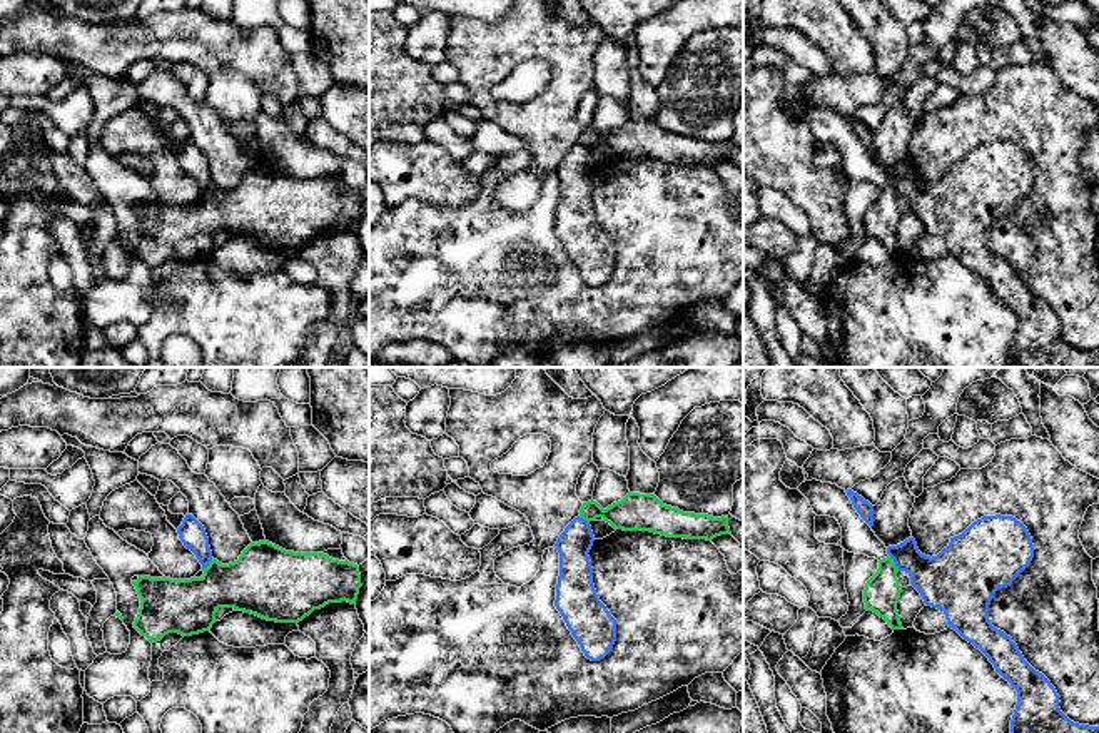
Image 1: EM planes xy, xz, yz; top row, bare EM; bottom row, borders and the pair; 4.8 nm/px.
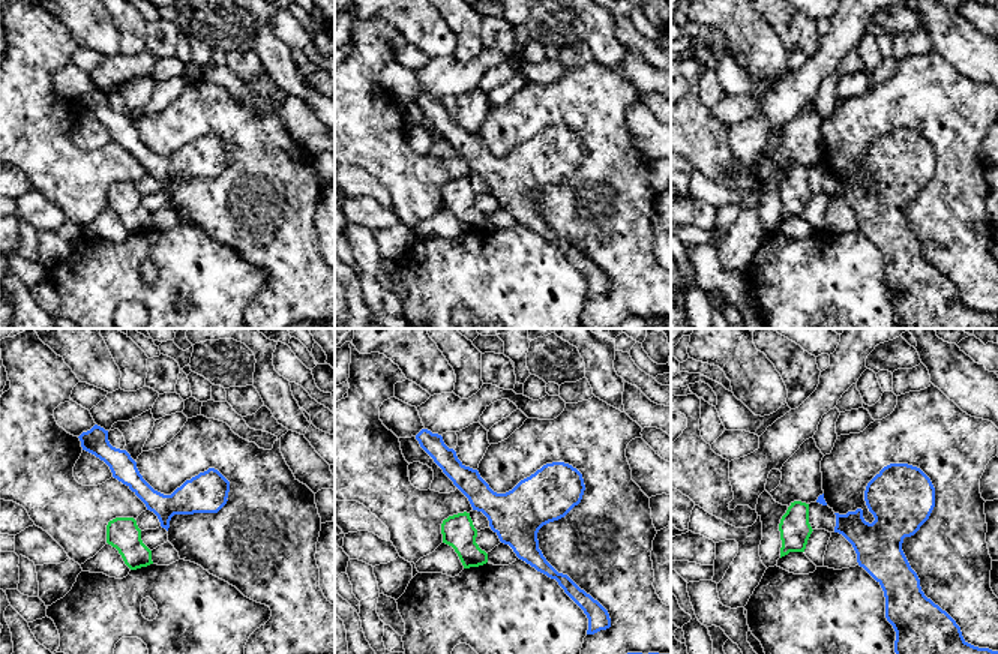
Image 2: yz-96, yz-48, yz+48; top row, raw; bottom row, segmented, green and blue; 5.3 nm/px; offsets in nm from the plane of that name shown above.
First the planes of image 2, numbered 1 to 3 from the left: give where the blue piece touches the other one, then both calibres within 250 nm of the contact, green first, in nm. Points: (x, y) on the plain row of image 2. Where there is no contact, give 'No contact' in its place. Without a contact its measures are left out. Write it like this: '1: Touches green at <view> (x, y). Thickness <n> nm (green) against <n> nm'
1: No contact
2: No contact
3: No contact

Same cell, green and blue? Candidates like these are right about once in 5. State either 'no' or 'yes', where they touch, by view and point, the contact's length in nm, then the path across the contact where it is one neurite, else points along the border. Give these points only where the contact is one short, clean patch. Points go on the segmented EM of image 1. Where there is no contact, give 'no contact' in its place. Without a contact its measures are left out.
no; contact yz (894, 563); length 90 nm; border yz (889, 555), (899, 570)

